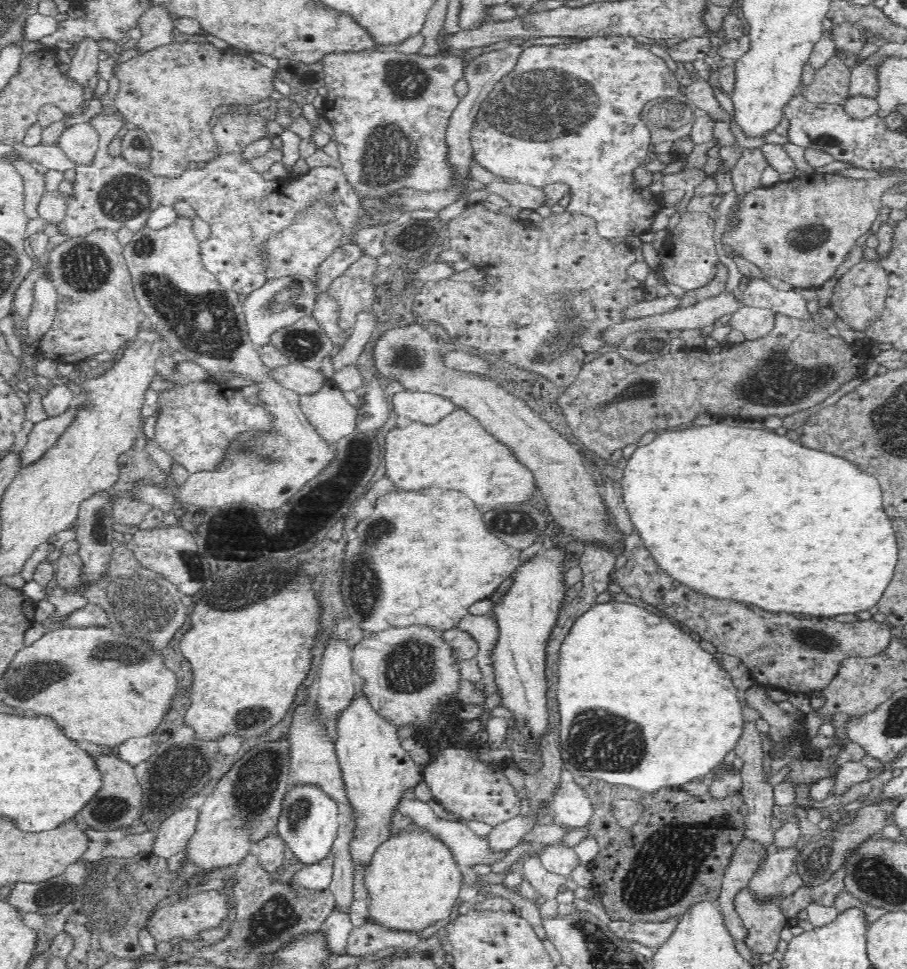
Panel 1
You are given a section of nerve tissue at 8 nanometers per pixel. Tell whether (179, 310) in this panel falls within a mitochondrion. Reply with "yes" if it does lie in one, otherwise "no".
yes

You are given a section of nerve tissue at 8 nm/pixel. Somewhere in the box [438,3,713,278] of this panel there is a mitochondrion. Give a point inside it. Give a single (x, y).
(542, 106)

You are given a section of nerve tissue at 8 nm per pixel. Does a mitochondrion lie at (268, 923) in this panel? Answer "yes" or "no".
yes

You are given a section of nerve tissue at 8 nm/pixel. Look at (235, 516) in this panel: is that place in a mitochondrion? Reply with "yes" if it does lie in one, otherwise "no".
yes

